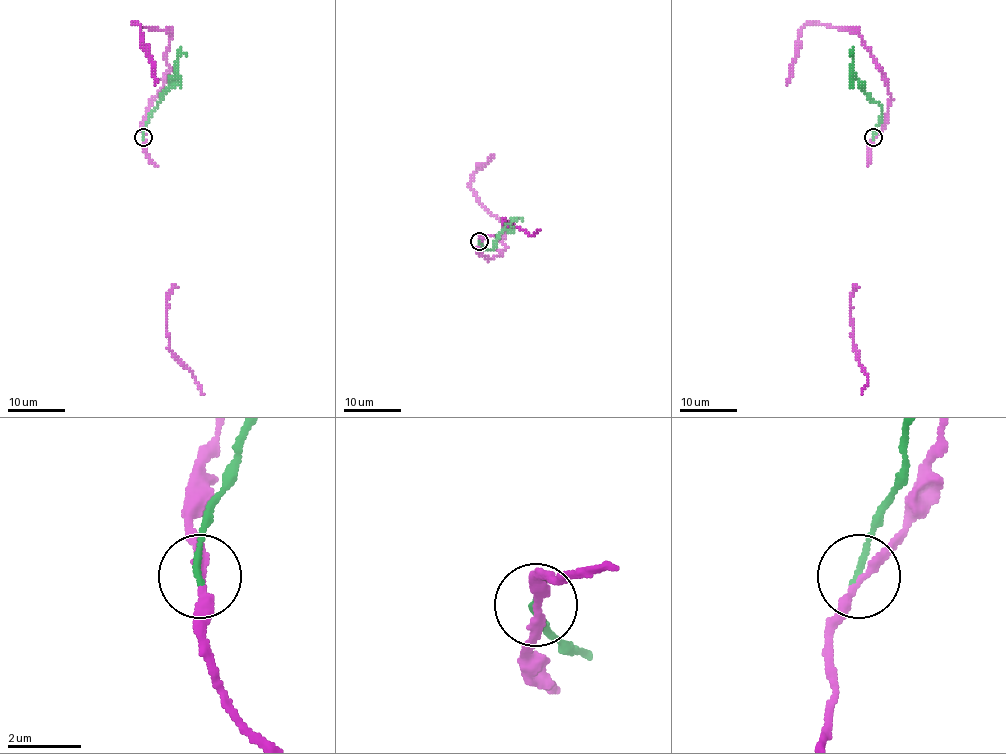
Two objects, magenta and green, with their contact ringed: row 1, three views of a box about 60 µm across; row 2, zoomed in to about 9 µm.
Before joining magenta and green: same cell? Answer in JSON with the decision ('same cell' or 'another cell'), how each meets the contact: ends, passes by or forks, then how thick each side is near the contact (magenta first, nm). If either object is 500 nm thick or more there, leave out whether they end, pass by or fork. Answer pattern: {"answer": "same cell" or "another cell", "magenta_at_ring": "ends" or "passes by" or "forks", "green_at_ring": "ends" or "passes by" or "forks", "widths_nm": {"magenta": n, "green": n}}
{"answer": "another cell", "magenta_at_ring": "passes by", "green_at_ring": "ends", "widths_nm": {"magenta": 240, "green": 180}}

